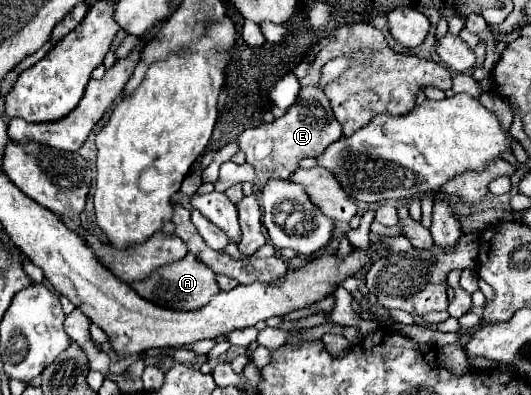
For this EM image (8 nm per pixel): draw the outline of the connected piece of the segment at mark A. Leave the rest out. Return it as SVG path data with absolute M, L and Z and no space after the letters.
M188 252L182 260L162 266L154 272L154 276L140 280L140 282L132 282L130 284L142 298L164 306L164 308L172 308L172 310L196 310L196 308L204 308L206 302L210 302L210 298L214 294L220 292L220 286L214 278L214 272L210 268L206 268L206 264L202 264L192 252Z

